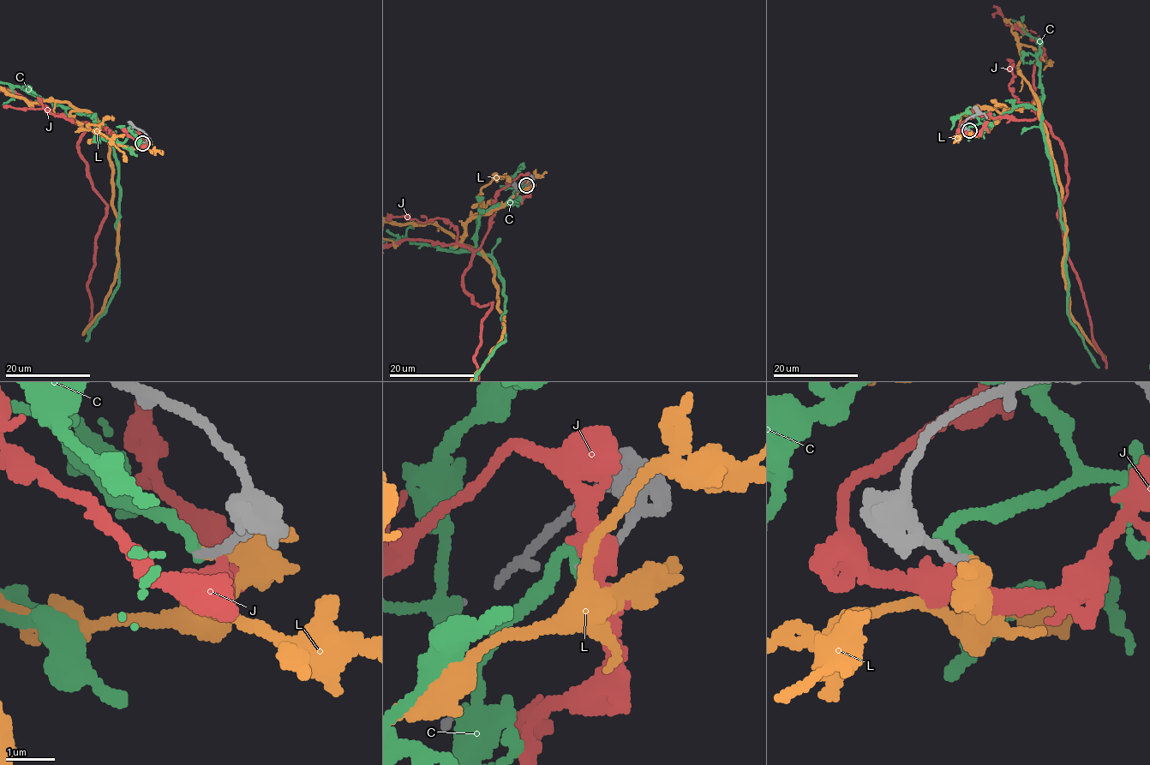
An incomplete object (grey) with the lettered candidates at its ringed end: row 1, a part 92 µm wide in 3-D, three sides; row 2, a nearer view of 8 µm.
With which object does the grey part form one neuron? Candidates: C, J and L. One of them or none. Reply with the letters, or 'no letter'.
no letter

